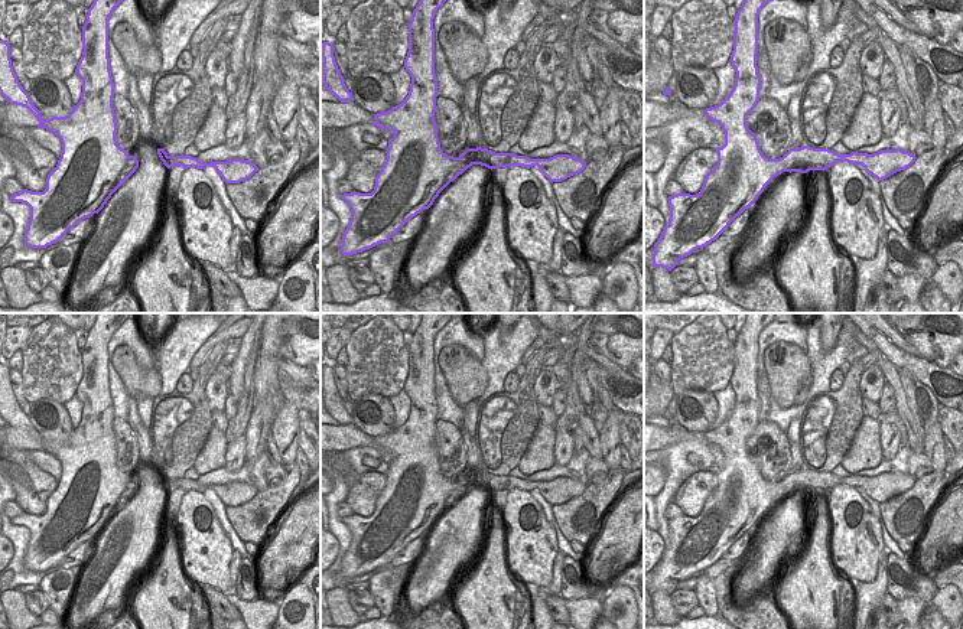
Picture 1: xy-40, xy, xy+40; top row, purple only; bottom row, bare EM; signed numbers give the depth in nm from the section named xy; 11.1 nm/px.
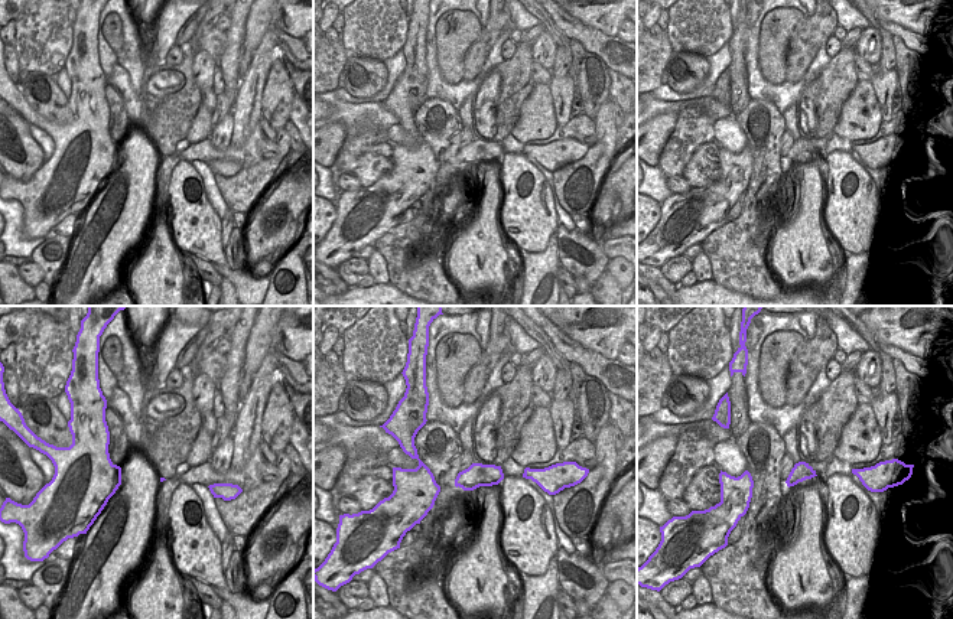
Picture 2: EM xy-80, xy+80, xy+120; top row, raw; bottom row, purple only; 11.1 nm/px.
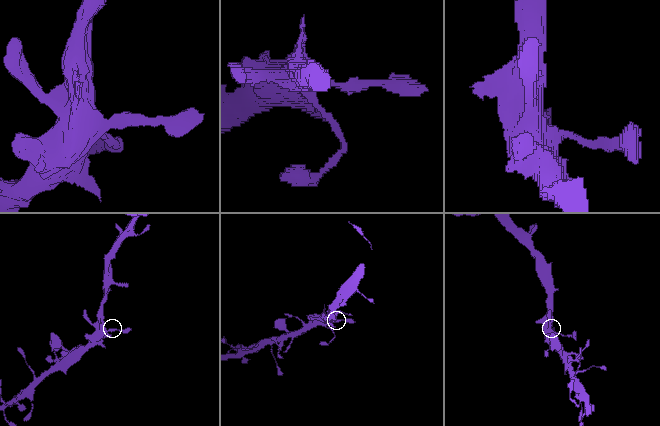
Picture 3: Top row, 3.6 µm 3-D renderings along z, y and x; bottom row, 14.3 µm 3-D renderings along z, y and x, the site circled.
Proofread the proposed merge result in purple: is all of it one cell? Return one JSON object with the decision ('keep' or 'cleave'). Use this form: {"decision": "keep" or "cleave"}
{"decision": "keep"}

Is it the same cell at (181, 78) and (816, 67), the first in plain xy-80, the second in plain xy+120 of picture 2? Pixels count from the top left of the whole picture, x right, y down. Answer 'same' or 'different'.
different

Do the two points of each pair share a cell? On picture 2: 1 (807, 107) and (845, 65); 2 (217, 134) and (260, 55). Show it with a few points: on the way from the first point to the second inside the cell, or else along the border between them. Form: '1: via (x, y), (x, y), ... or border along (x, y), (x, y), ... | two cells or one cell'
1: via (817, 97), (839, 75) | one cell
2: border along (231, 113), (233, 134), (228, 146) | two cells

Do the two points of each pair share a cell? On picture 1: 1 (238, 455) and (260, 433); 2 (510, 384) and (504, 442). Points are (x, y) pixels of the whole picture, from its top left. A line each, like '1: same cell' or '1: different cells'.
1: different cells
2: different cells

